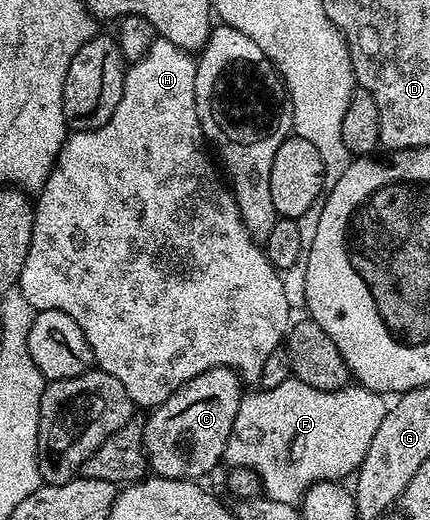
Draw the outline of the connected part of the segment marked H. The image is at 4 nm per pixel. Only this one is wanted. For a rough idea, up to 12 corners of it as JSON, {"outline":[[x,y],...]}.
{"outline":[[155,39],[17,281],[144,410],[258,381],[284,277]]}

